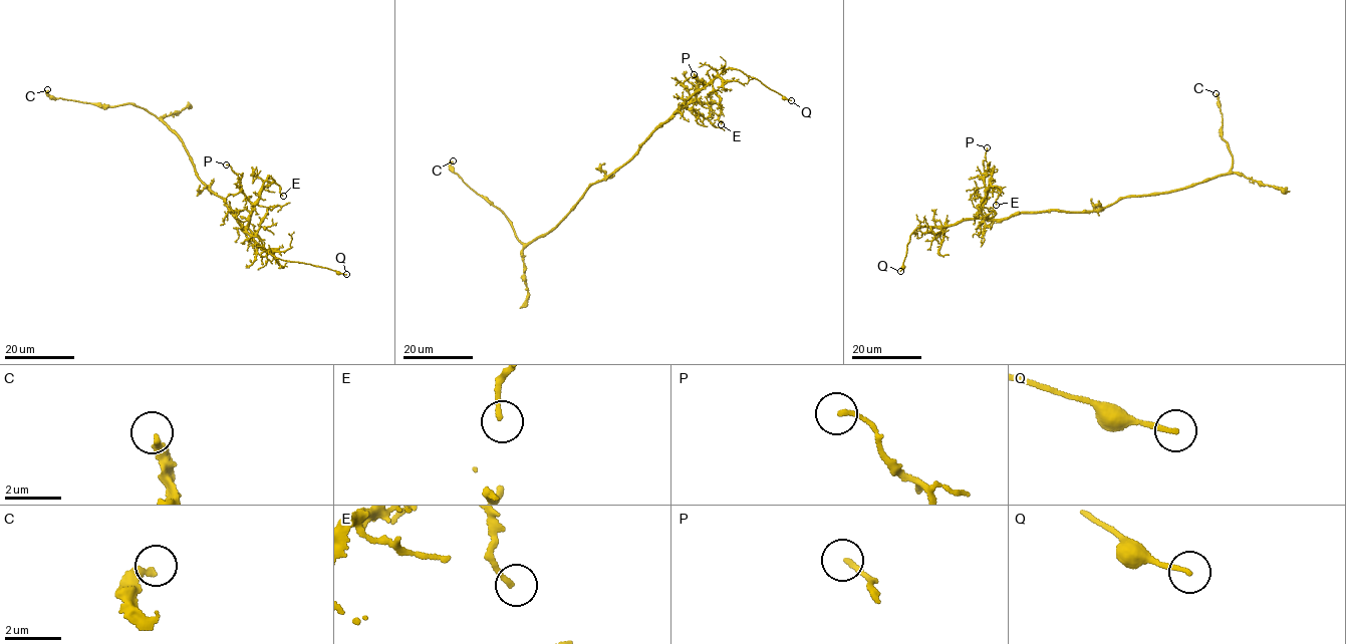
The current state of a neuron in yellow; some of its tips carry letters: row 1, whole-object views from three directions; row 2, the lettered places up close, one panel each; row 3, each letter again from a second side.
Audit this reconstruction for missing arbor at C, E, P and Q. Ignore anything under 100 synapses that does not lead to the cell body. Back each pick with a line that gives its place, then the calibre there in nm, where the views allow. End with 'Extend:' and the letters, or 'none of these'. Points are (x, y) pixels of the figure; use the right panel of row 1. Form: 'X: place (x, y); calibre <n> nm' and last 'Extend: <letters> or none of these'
Q: place (900, 271); calibre 170 nm
Extend: Q

